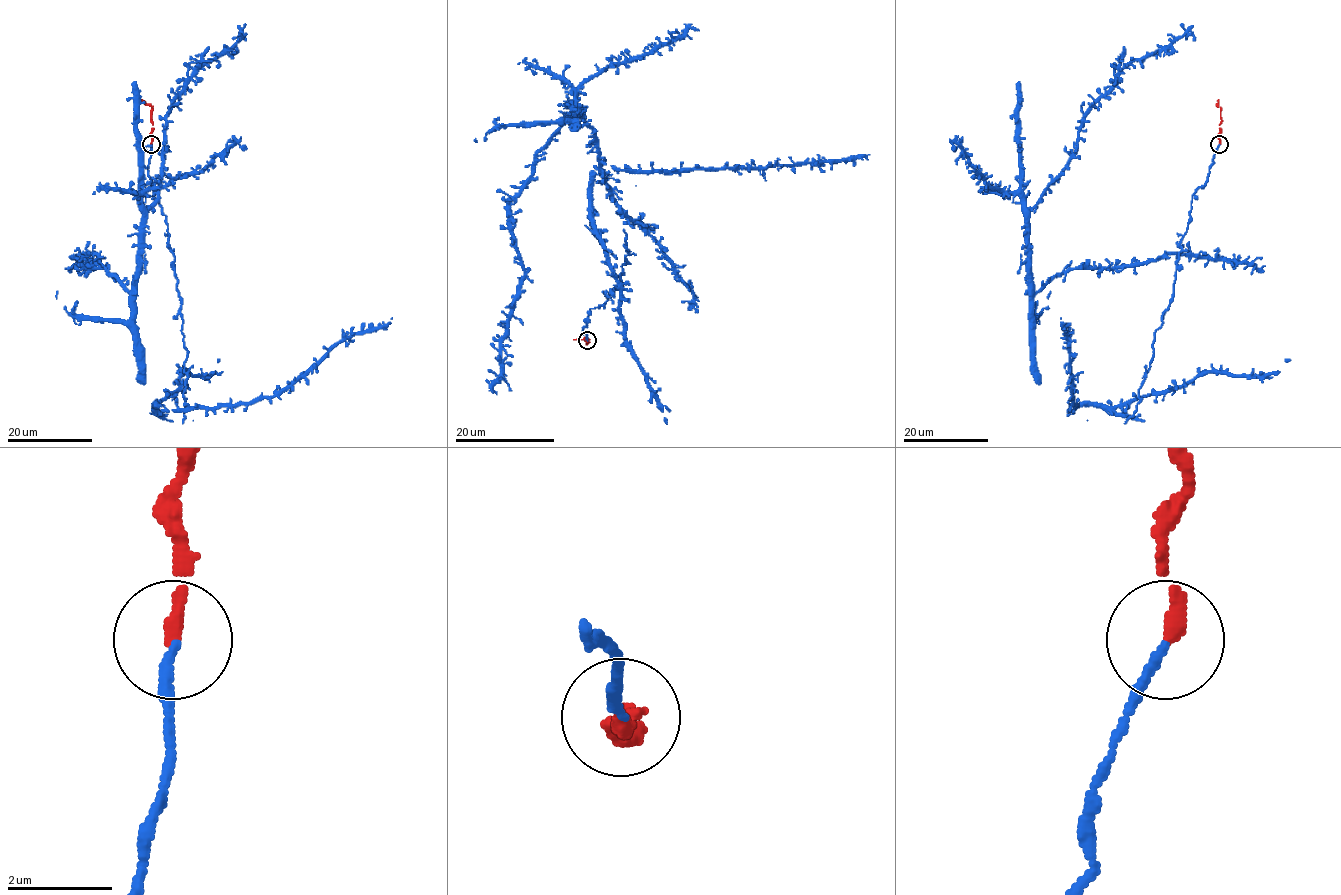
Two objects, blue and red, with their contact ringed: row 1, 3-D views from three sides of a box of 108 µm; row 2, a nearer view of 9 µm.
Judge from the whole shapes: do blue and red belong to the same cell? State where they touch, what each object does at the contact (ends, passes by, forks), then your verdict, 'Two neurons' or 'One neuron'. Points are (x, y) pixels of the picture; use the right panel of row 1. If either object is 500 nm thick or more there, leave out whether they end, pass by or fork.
Place: (1219, 144). At the ring blue ends. At the ring red ends. One neuron

